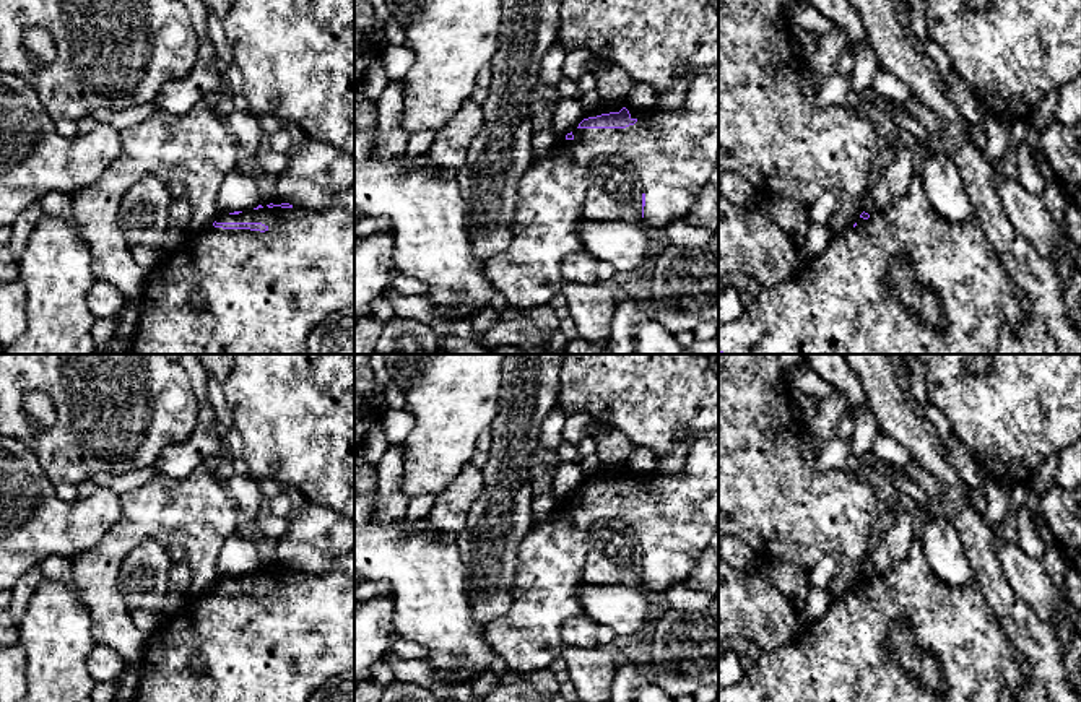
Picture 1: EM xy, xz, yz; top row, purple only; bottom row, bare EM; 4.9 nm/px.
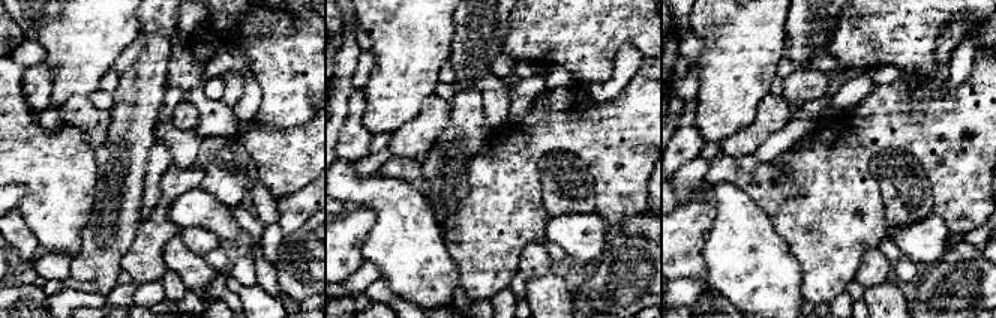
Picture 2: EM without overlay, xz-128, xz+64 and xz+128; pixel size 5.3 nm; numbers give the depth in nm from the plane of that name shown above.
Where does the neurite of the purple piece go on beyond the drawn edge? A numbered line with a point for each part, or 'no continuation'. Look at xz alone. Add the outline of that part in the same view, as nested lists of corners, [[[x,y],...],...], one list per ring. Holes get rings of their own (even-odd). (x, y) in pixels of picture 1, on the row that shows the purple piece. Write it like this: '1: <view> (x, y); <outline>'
1: xz (673, 153); [[[718,65],[696,73],[679,110],[631,109],[626,104],[601,102],[585,119],[619,112],[626,107],[637,122],[626,128],[575,128],[574,138],[559,135],[553,153],[533,158],[530,169],[519,182],[519,203],[512,219],[509,247],[484,262],[484,275],[507,306],[519,310],[548,306],[561,294],[561,263],[566,255],[584,250],[579,223],[584,219],[587,195],[587,167],[601,154],[619,154],[634,167],[645,193],[644,221],[663,229],[684,219],[718,162]]]

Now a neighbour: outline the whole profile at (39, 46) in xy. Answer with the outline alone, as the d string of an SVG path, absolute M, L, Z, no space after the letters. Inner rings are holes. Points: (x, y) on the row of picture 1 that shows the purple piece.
M39 26L26 28L24 50L34 65L47 65L55 60L55 42L52 36Z

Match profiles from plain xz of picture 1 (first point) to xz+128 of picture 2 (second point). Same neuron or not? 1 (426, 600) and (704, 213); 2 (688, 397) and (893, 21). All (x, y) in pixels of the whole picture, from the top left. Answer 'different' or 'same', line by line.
1: different
2: same

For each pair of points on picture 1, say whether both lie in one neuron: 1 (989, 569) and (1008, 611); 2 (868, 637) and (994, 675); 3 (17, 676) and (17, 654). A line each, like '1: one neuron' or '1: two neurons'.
1: one neuron
2: one neuron
3: one neuron

